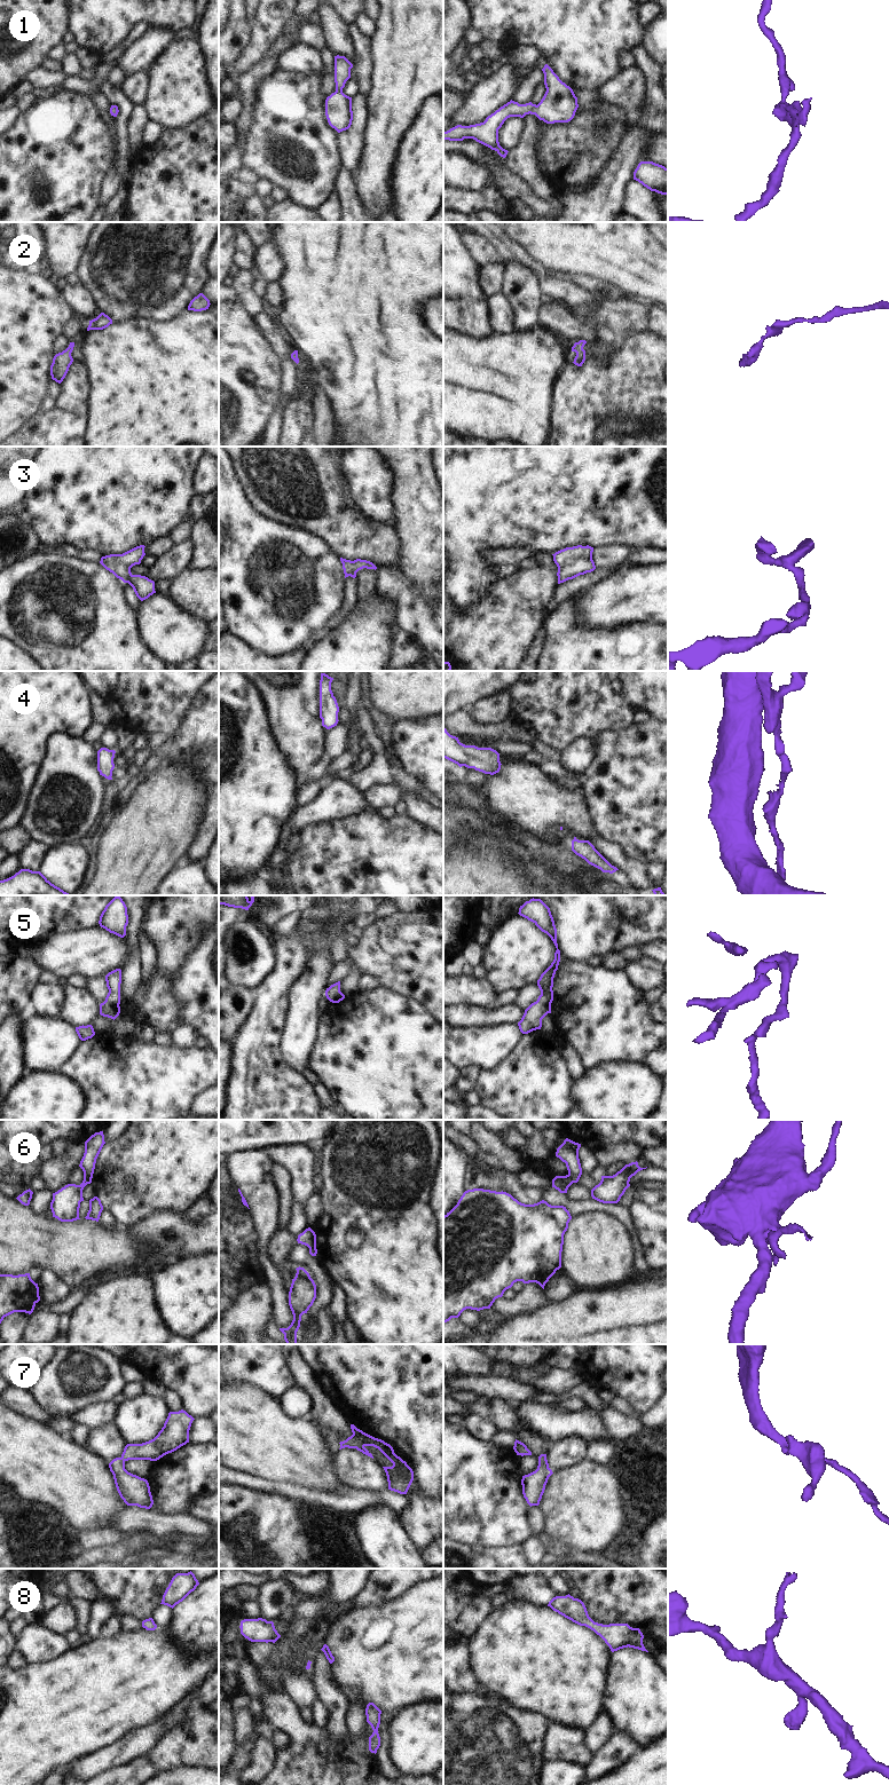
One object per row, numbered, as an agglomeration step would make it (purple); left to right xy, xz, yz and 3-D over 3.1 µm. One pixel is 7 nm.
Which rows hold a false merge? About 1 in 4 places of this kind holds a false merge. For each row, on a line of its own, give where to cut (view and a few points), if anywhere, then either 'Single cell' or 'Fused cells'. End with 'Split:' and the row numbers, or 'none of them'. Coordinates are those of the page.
1: No split. Single cell
2: No split. Single cell
3: No split. Single cell
4: No split. Single cell
5: No split. Single cell
6: Split along xy (84, 1177), (91, 1181). Fused cells
7: No split. Single cell
8: No split. Single cell
Split: 6.

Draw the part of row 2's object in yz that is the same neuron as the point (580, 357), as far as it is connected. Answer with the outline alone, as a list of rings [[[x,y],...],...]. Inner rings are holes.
[[[580,340],[579,342],[575,342],[574,346],[572,347],[572,352],[576,353],[573,363],[577,366],[582,366],[582,364],[585,361],[585,350],[583,349],[585,343],[587,343],[585,340]]]

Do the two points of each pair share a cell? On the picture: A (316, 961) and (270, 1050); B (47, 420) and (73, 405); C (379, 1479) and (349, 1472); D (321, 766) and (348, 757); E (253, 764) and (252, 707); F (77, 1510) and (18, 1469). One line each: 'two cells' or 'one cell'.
A: two cells
B: one cell
C: one cell
D: two cells
E: one cell
F: one cell

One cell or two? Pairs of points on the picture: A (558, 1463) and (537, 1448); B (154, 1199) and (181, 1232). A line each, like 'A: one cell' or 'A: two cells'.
A: two cells
B: two cells

